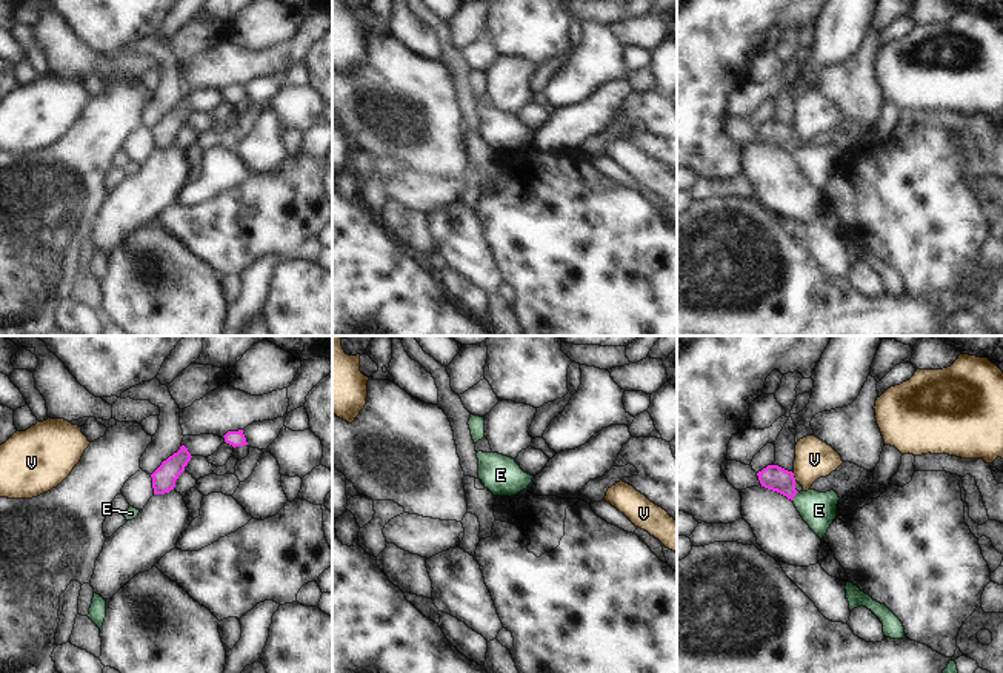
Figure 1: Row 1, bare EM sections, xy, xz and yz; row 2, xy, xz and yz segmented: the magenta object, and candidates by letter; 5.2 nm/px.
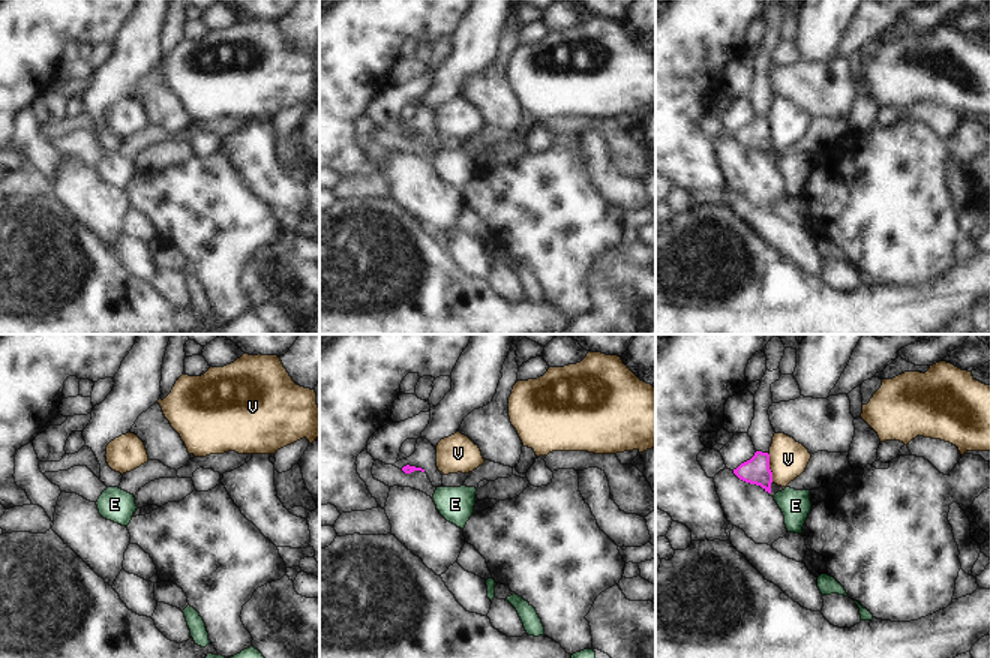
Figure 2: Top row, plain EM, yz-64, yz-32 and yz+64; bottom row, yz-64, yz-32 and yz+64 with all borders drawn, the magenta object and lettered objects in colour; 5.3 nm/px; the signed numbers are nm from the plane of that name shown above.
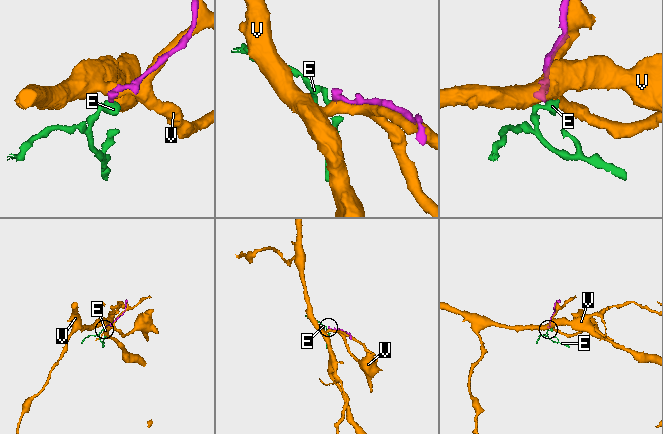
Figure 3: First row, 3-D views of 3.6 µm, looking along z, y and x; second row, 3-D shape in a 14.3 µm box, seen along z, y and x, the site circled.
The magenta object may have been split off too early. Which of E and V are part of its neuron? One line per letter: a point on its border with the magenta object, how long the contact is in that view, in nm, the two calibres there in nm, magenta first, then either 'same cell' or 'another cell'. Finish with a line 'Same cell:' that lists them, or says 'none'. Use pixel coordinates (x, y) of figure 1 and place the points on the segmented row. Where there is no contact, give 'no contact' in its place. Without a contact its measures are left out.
E: meets magenta in yz at (794, 495); contact 60 nm long; 130 nm thick on the magenta side, 190 nm on the other; same cell
V: meets magenta in yz at (793, 476); contact 40 nm long; 130 nm thick on the magenta side, 200 nm on the other; another cell
Same cell: E

